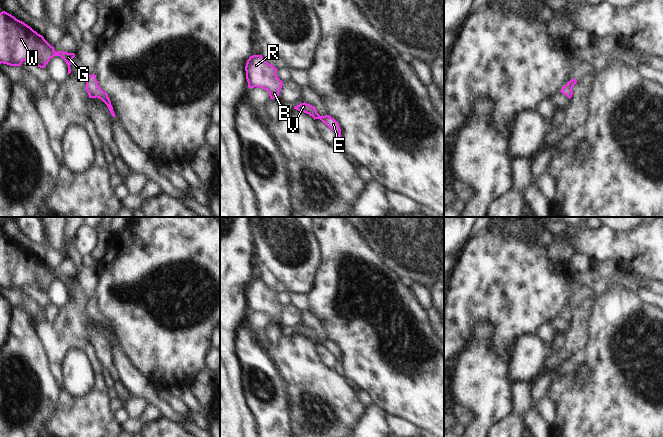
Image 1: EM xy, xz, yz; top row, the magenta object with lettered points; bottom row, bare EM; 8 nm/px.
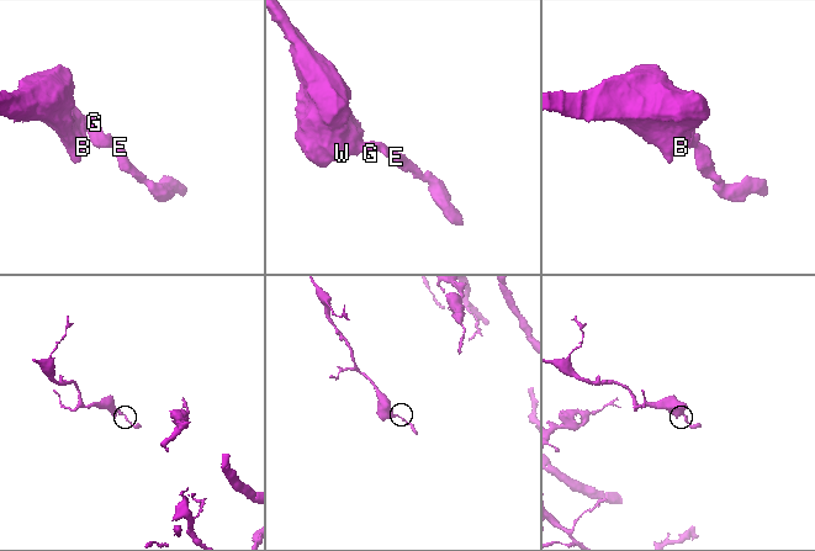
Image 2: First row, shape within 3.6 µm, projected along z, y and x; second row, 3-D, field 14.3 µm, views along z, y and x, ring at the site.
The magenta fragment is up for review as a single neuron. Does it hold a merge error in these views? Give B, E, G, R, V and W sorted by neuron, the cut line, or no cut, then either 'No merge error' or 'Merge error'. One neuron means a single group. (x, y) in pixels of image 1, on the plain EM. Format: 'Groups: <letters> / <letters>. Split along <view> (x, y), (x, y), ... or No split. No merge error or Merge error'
Groups: B E G R V W. No split. No merge error.

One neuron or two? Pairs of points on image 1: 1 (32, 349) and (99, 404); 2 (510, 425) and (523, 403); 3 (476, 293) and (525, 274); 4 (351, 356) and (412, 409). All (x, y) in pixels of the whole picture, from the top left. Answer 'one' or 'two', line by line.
1: two
2: one
3: one
4: one

